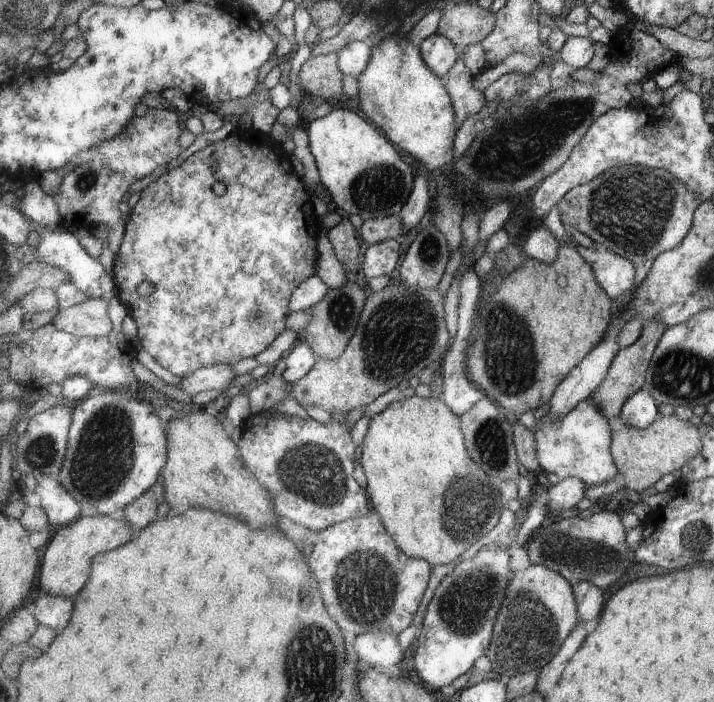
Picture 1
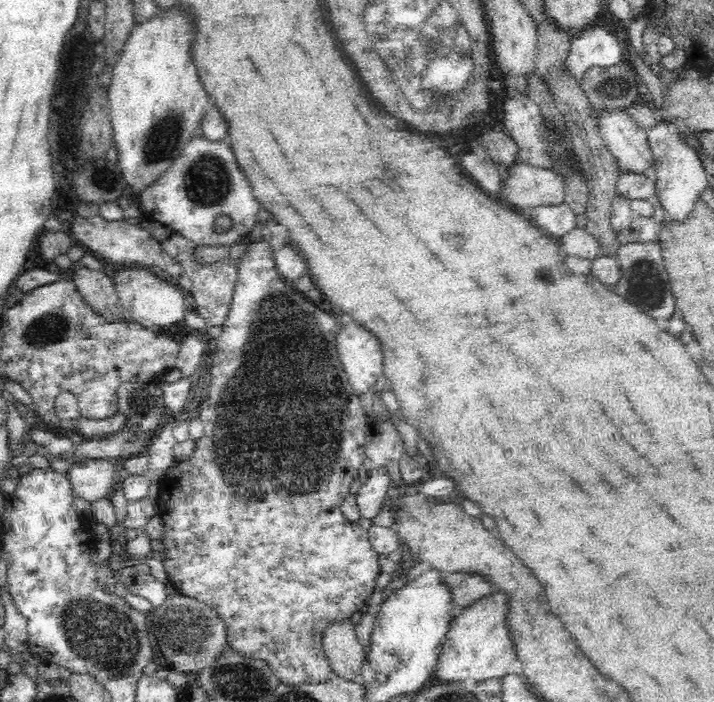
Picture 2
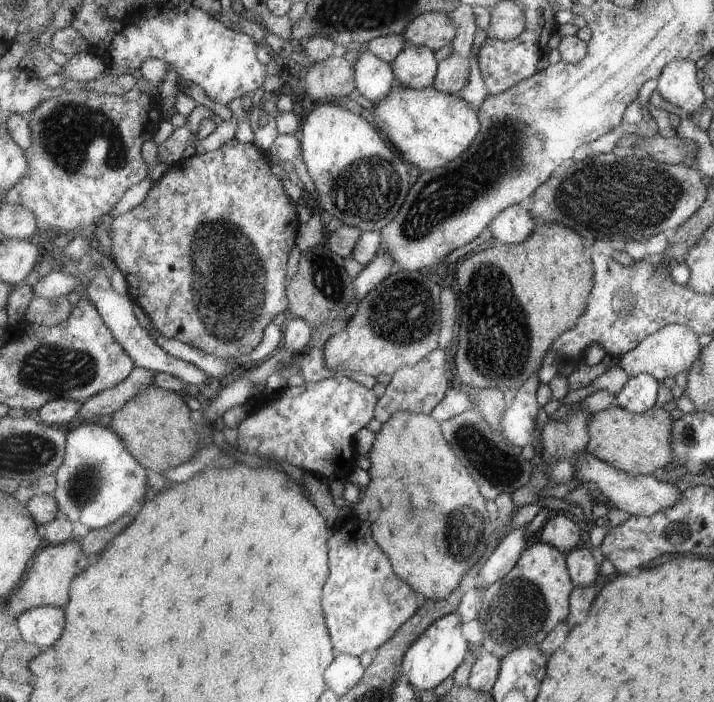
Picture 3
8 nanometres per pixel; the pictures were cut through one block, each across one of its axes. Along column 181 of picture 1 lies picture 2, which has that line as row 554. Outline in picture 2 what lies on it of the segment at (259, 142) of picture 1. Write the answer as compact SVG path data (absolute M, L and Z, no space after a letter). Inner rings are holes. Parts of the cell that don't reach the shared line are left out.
M249 241L246 252L239 260L238 282L235 284L230 310L223 325L223 332L217 338L212 351L212 363L209 369L211 383L209 395L200 410L200 420L204 432L195 442L195 449L185 461L174 462L166 474L159 480L159 510L164 521L165 545L163 564L172 583L182 595L206 603L213 608L227 626L227 644L229 649L242 653L246 657L266 660L271 670L281 682L286 684L320 684L332 675L331 663L323 650L322 632L328 624L336 620L346 620L362 610L369 597L378 590L377 577L381 572L379 555L372 549L369 533L349 522L340 510L346 494L350 492L352 481L364 476L362 462L365 456L365 444L370 432L368 416L359 395L357 395L347 377L338 352L336 352L336 334L340 330L336 318L330 312L320 310L308 302L298 290L286 281L277 269L275 256L270 243ZM284 398L292 404L292 410L302 410L302 414L284 414Z

